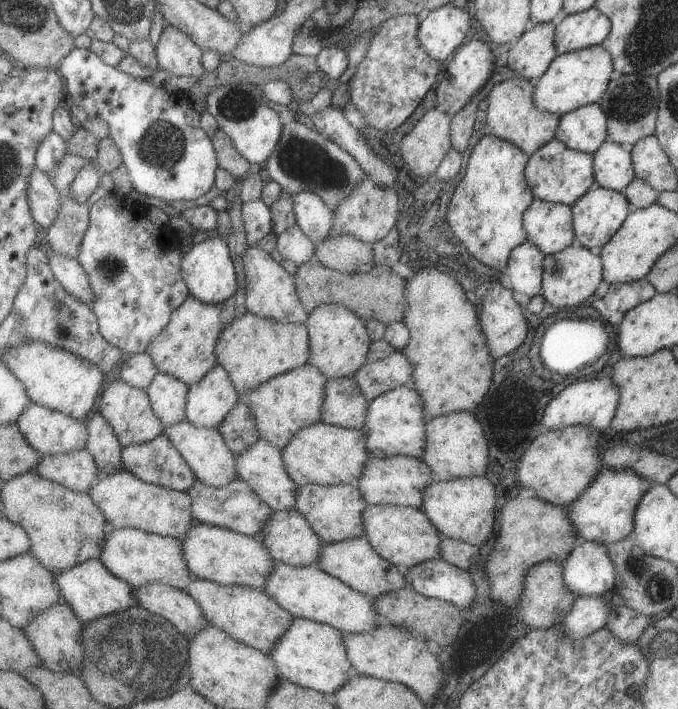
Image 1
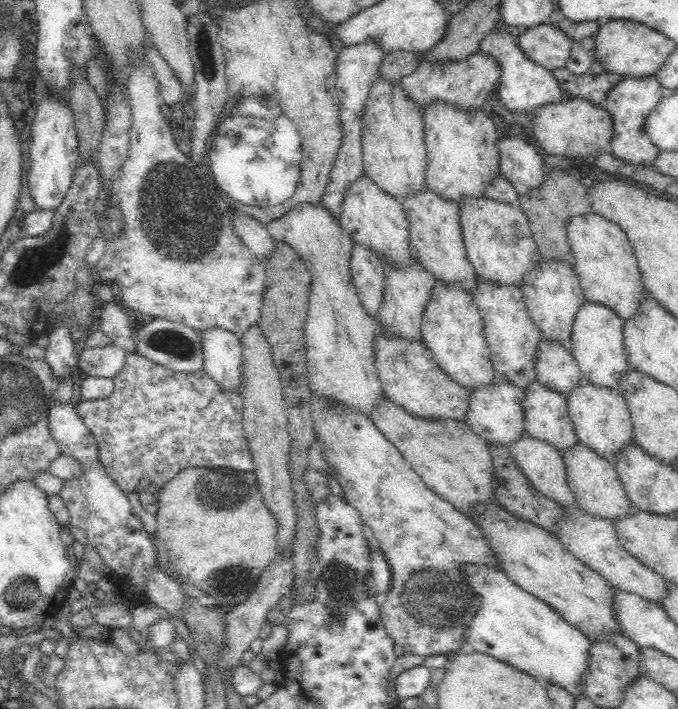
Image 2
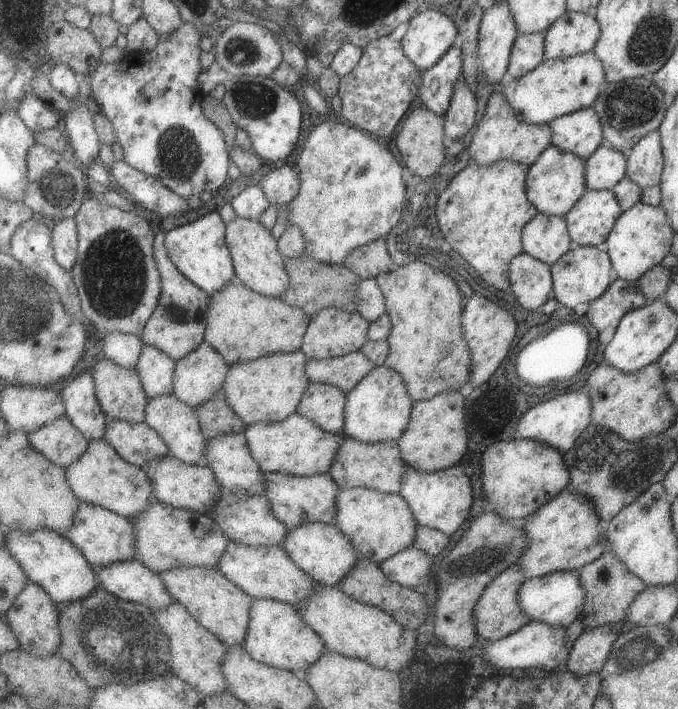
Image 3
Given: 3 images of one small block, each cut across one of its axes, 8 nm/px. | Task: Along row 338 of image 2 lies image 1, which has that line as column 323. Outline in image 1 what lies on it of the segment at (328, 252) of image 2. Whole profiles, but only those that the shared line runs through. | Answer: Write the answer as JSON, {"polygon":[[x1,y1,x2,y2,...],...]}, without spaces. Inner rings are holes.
{"polygon":[[335,303,317,307,310,313,306,327,310,332,309,363,319,368,328,380,355,377,356,372,370,361,368,356,373,340,366,320,350,308]]}

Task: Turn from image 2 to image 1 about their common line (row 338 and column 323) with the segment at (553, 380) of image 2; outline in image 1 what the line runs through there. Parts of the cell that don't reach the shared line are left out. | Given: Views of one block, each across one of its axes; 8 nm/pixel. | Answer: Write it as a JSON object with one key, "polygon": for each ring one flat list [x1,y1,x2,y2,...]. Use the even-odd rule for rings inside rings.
{"polygon":[[295,509,292,511,275,511,257,538,265,543,276,562,283,561,296,567,317,566,321,560,325,544,318,532,314,531,310,520,307,520,303,513]]}

